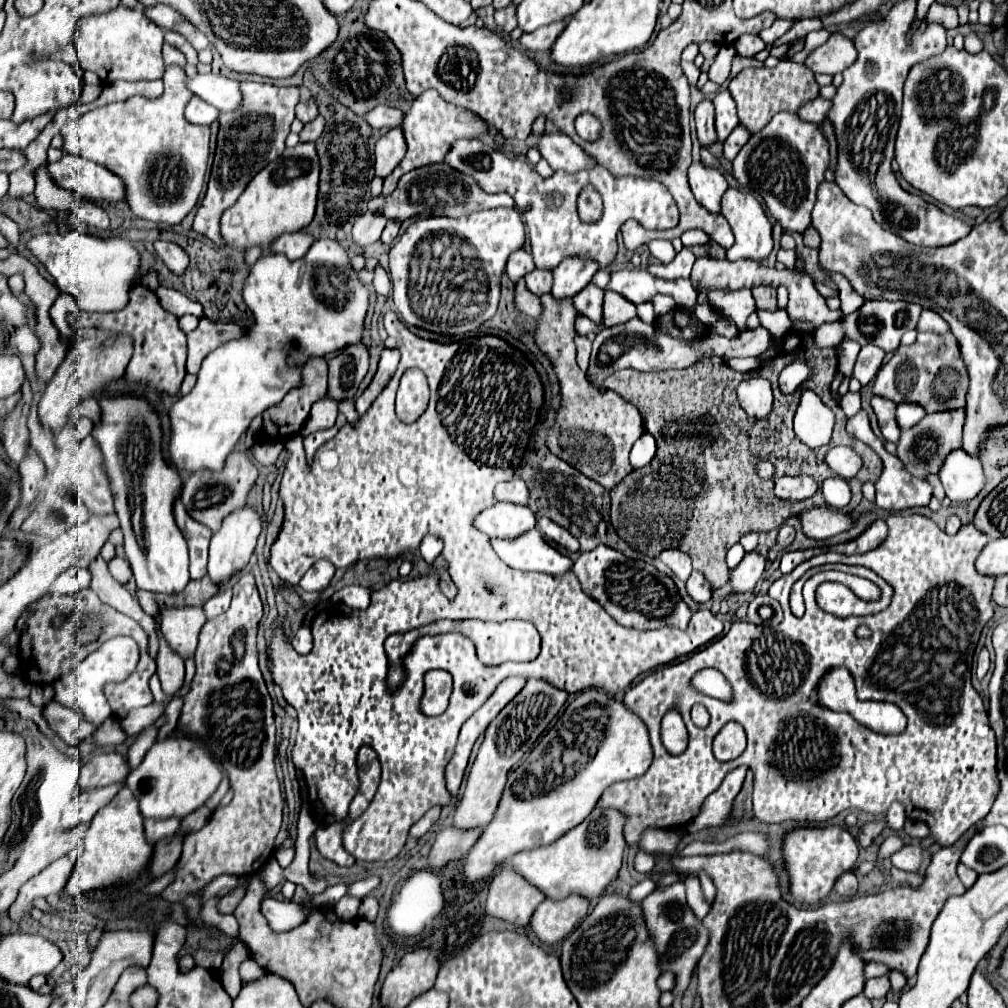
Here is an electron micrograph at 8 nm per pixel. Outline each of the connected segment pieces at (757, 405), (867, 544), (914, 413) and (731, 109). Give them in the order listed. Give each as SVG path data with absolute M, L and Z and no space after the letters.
M750 377L744 379L738 389L738 403L750 417L766 417L772 409L772 387L768 379L762 377Z
M878 519L864 535L860 535L860 539L850 541L850 543L842 543L840 551L844 551L846 555L866 553L866 551L882 545L882 541L886 541L886 535L888 535L888 525L882 519Z
M904 403L904 405L898 405L898 407L896 407L896 423L898 423L900 429L910 429L910 427L914 427L924 415L926 415L924 409L920 409L918 405L908 405L908 403Z
M720 91L714 97L714 109L716 109L716 131L718 139L724 143L726 137L734 131L738 125L738 115L736 115L736 103L728 91Z

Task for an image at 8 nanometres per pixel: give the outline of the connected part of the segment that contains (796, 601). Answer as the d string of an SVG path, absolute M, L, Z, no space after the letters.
M798 579L790 591L790 609L796 617L804 615L804 599L802 599L802 585L806 583L806 579Z

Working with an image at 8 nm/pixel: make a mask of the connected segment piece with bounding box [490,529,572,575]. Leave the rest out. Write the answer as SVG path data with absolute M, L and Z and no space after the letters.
M530 529L514 539L490 539L490 545L504 563L520 571L560 575L572 569L572 561L550 547L538 529Z

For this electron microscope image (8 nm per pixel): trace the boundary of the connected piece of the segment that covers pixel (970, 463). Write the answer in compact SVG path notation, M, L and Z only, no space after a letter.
M962 449L950 453L944 461L944 469L940 469L940 481L944 485L946 497L952 503L970 503L986 485L986 477L982 471L982 463L974 457L968 457Z

